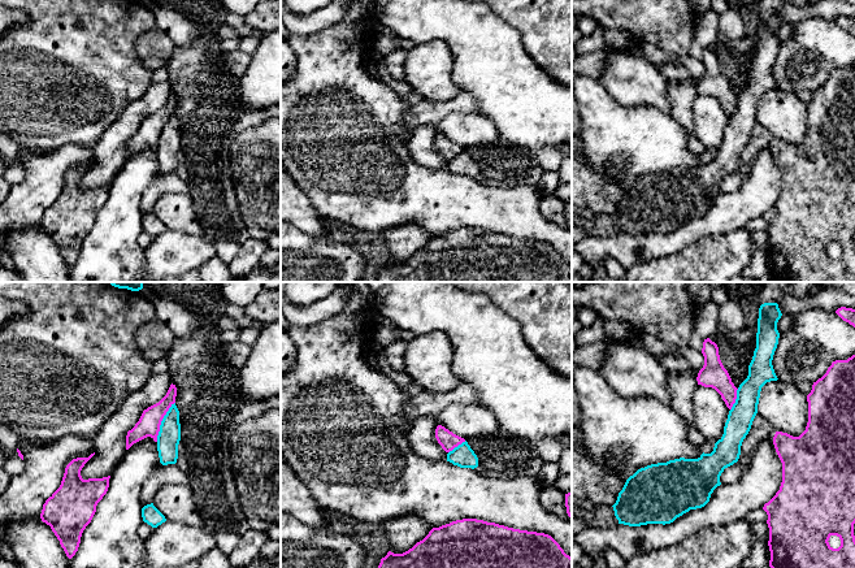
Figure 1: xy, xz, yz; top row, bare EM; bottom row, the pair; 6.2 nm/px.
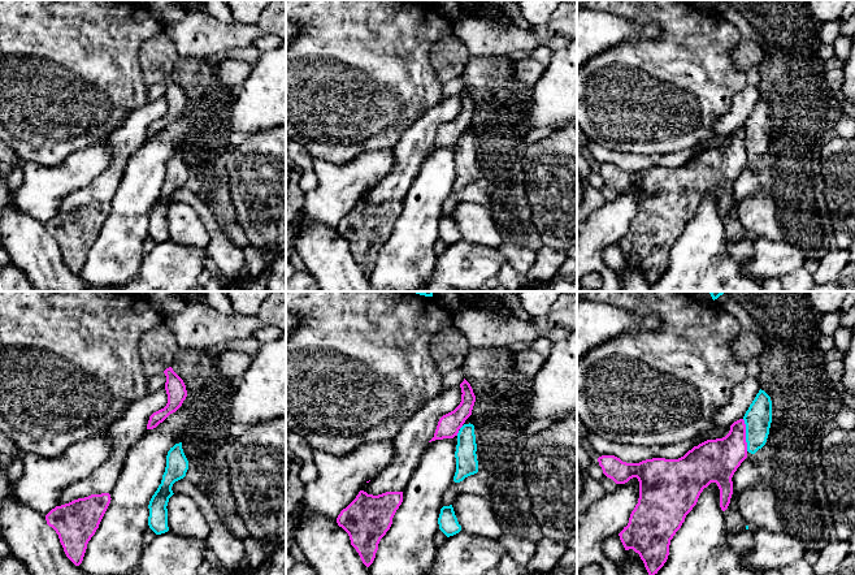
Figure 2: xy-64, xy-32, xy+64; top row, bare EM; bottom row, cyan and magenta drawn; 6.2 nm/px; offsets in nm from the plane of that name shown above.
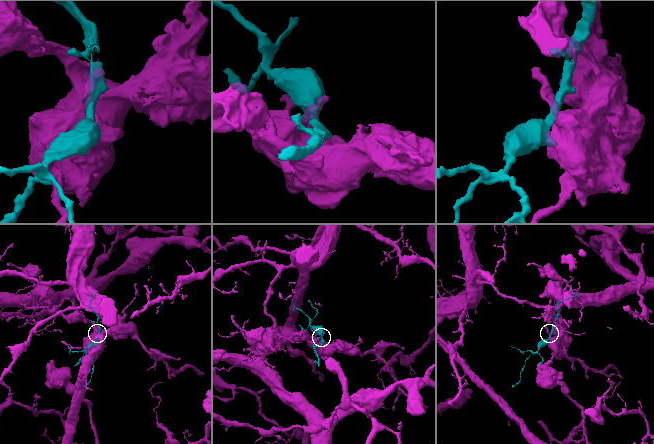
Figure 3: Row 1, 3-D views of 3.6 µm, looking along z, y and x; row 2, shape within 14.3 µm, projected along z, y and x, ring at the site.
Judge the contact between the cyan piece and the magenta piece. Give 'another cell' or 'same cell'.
another cell

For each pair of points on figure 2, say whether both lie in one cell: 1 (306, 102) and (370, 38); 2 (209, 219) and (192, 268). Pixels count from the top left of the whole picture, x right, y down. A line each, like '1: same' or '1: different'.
1: same
2: different

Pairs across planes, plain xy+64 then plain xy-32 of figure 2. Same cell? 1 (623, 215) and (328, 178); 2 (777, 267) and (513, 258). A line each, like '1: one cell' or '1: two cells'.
1: one cell
2: two cells

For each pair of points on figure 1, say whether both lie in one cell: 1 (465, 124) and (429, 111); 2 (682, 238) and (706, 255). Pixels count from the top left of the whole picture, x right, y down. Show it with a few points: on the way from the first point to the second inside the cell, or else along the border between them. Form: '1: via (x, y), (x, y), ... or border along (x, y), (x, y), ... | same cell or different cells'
1: border along (476, 111), (450, 113), (435, 126) | different cells
2: border along (720, 234), (703, 237), (677, 254), (663, 256) | different cells

